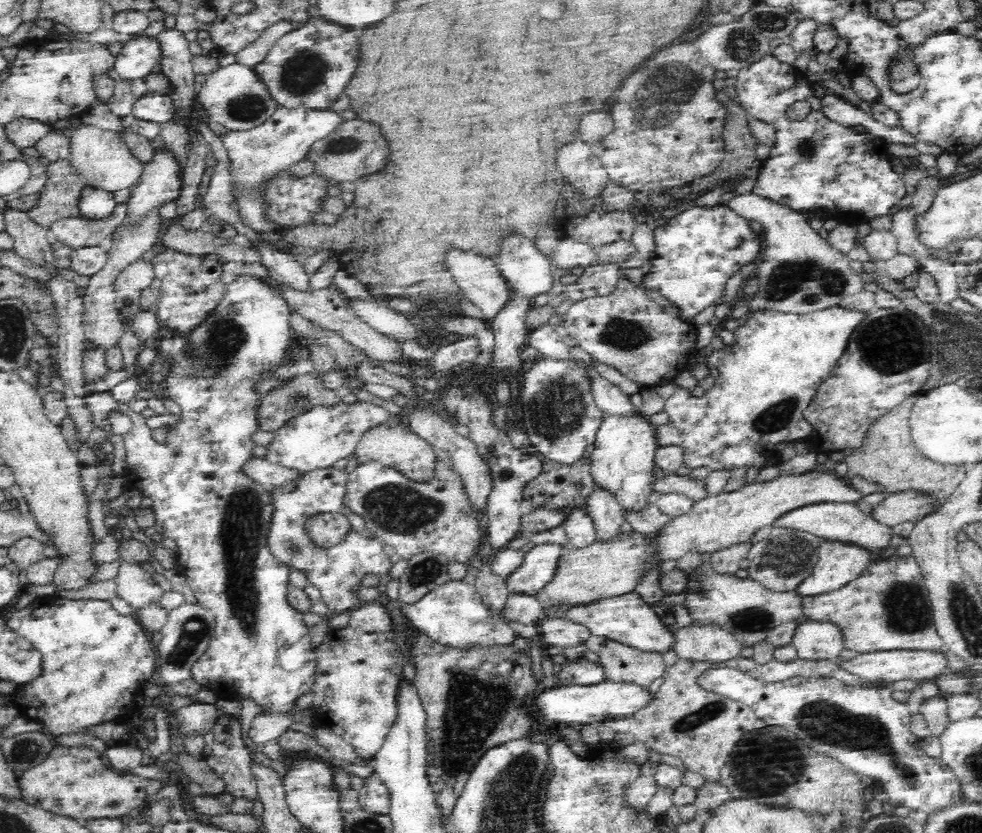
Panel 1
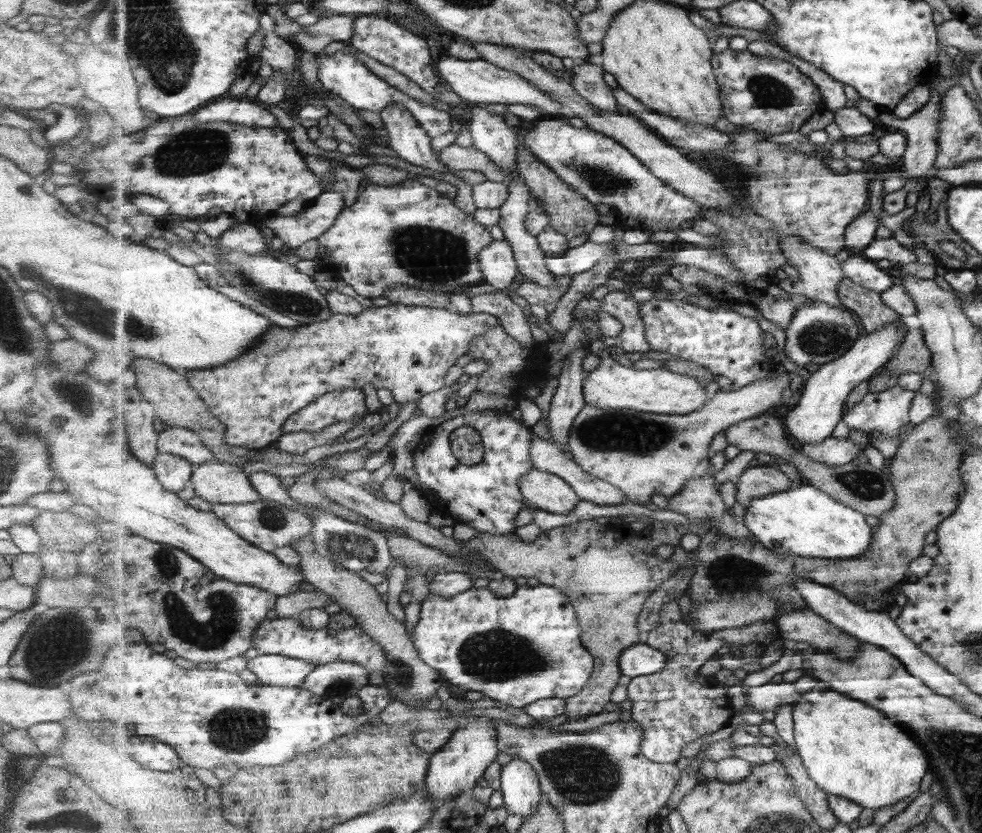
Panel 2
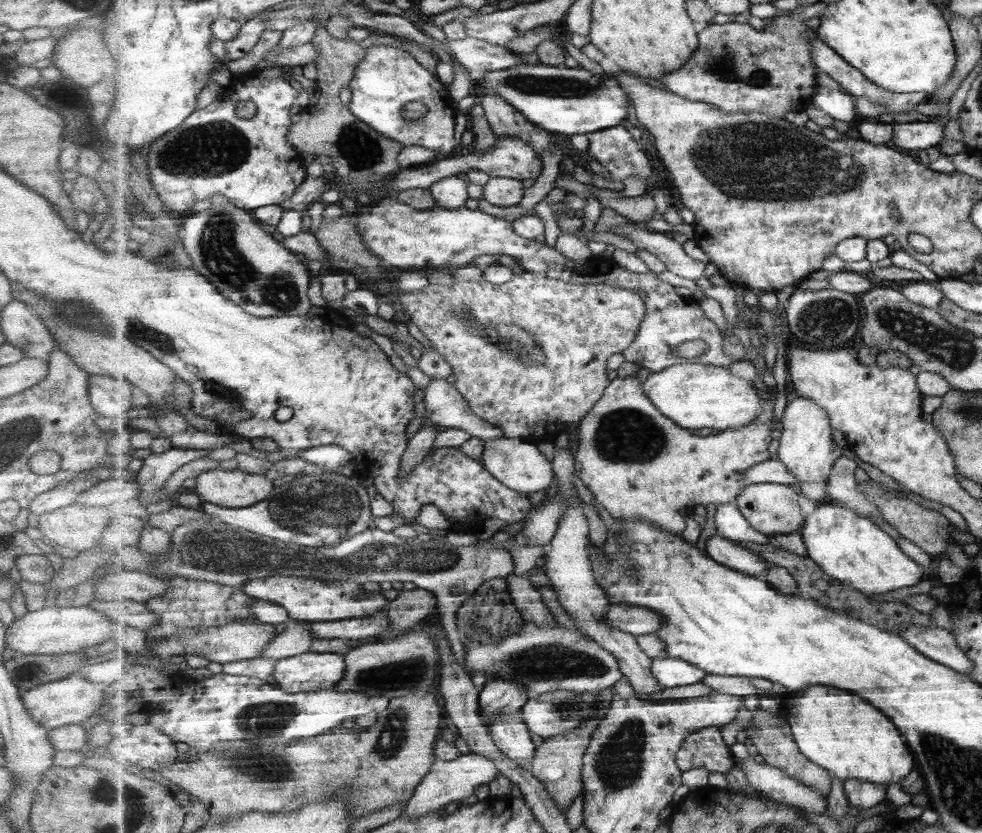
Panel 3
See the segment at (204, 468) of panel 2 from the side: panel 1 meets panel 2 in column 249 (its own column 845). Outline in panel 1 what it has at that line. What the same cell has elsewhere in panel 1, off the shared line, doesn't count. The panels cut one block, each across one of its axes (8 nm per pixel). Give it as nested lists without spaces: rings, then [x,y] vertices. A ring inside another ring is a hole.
[[[808,471],[802,474],[781,475],[770,481],[746,484],[739,490],[714,495],[695,502],[684,516],[674,518],[662,534],[649,542],[639,533],[620,534],[614,542],[594,542],[585,548],[564,549],[554,577],[535,597],[542,605],[543,614],[554,607],[583,607],[597,600],[623,596],[633,592],[646,568],[654,561],[677,561],[685,553],[714,553],[732,544],[741,544],[763,527],[774,525],[778,518],[794,509],[823,502],[857,503],[862,505],[862,494],[851,482],[830,472]]]

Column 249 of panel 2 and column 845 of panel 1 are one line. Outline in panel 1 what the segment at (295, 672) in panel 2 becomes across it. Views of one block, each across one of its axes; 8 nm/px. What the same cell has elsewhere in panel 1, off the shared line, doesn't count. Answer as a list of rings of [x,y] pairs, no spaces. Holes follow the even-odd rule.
[[[888,651],[859,654],[841,665],[844,670],[863,676],[868,684],[891,684],[896,686],[899,680],[932,680],[949,672],[949,660],[942,652],[932,651]]]

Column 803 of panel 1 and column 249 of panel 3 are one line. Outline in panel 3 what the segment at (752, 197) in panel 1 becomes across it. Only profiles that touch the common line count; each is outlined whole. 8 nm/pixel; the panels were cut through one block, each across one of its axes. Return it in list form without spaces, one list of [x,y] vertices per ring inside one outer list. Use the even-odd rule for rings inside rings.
[[[228,200],[227,203],[211,205],[209,210],[203,212],[191,212],[183,219],[181,237],[193,259],[194,268],[208,277],[229,300],[236,301],[248,313],[264,318],[304,316],[312,310],[313,305],[307,296],[312,276],[309,268],[297,258],[297,253],[276,240],[267,230],[263,230],[261,221],[252,211],[239,208]]]

